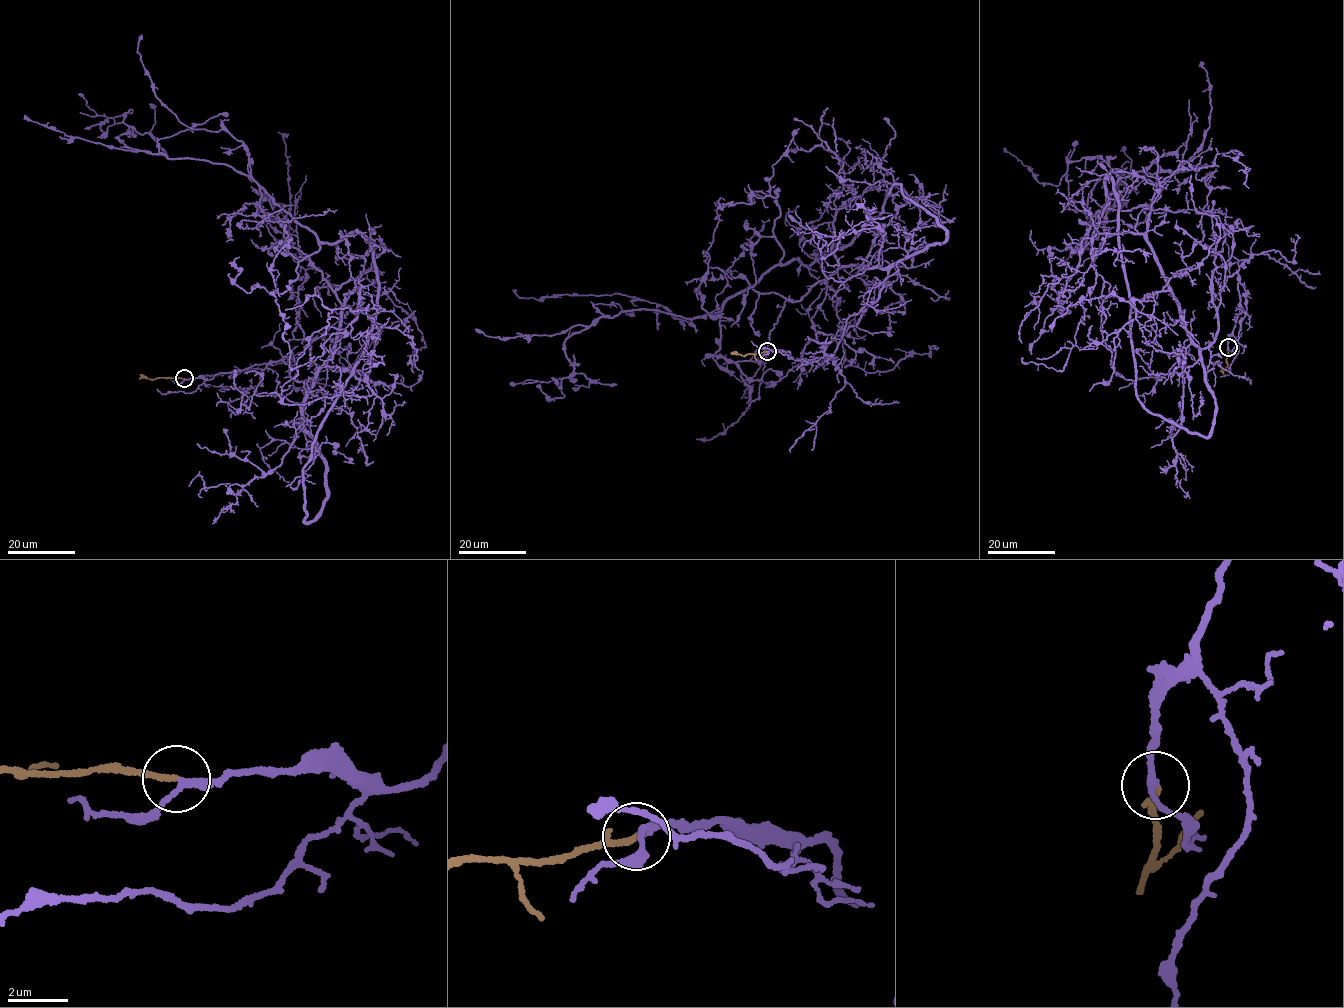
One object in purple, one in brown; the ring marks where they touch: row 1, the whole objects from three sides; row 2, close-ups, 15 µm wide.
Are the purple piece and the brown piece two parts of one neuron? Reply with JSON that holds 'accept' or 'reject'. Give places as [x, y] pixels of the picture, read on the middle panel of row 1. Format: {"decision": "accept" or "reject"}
{"decision": "accept"}

